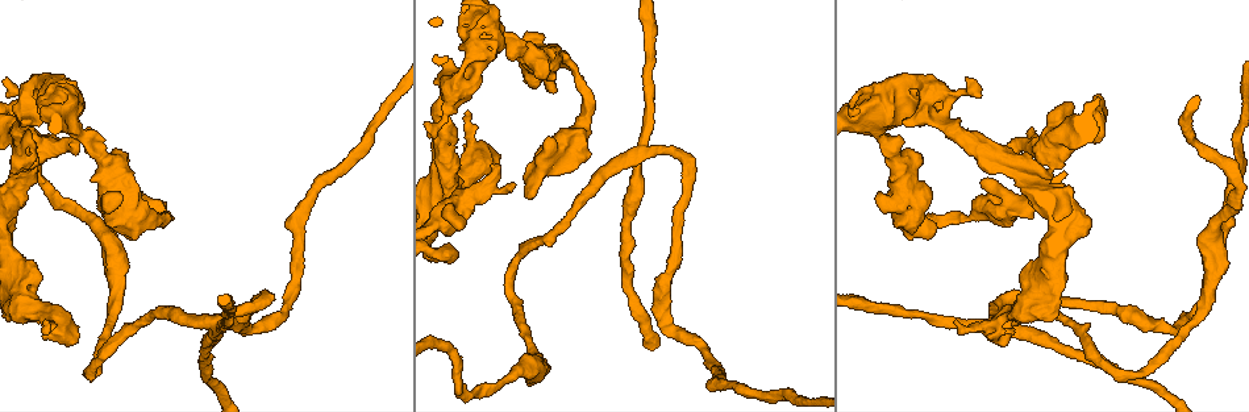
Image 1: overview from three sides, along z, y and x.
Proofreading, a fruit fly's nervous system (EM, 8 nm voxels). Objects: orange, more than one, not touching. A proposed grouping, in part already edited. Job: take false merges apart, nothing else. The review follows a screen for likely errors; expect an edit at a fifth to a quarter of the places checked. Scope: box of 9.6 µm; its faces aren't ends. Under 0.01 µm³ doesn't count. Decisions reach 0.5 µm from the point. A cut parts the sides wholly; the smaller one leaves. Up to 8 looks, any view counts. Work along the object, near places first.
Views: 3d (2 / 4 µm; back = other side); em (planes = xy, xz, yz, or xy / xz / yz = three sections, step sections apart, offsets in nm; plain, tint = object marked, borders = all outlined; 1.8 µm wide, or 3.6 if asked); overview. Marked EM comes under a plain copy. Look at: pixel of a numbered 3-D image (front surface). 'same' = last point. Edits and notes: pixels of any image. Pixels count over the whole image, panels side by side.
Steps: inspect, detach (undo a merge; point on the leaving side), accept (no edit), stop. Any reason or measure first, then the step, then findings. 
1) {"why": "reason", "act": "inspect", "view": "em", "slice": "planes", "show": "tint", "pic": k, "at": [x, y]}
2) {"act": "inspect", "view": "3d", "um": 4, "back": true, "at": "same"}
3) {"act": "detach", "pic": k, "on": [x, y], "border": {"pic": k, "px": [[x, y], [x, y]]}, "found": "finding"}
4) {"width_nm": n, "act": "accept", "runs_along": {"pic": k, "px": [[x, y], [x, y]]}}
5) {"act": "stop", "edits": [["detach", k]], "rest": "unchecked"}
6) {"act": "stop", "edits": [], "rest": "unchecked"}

{"why": "arms part here", "act": "inspect", "view": "em", "slice": "planes", "show": "tint", "pic": 1, "at": [1049, 162]}

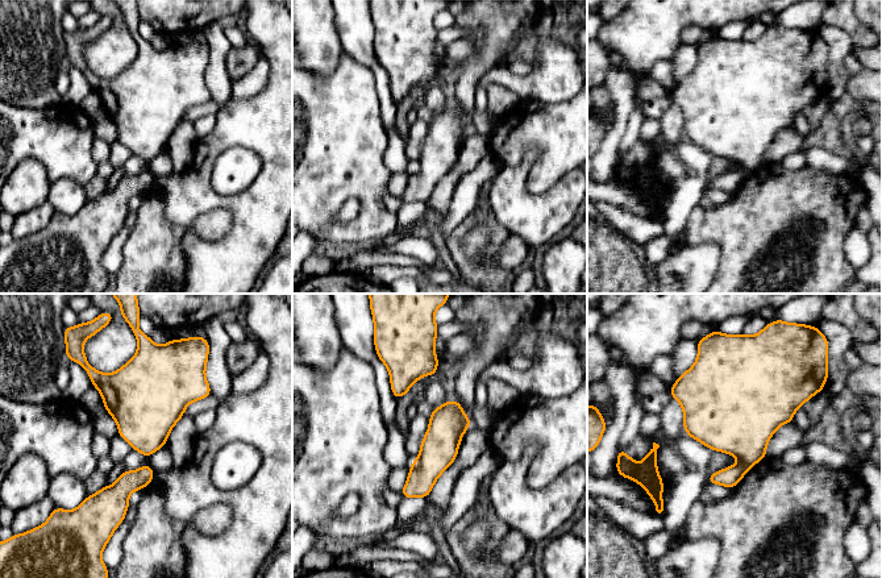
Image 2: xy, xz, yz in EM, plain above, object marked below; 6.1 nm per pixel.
{"width_nm": 240, "act": "detach", "pic": 2, "on": [741, 423], "border": {"pic": 2, "px": [[741, 461], [751, 466]]}, "found": "a second neuron is stuck on"}

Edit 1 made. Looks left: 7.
{"why": "see it whole again", "act": "inspect", "view": "overview"}

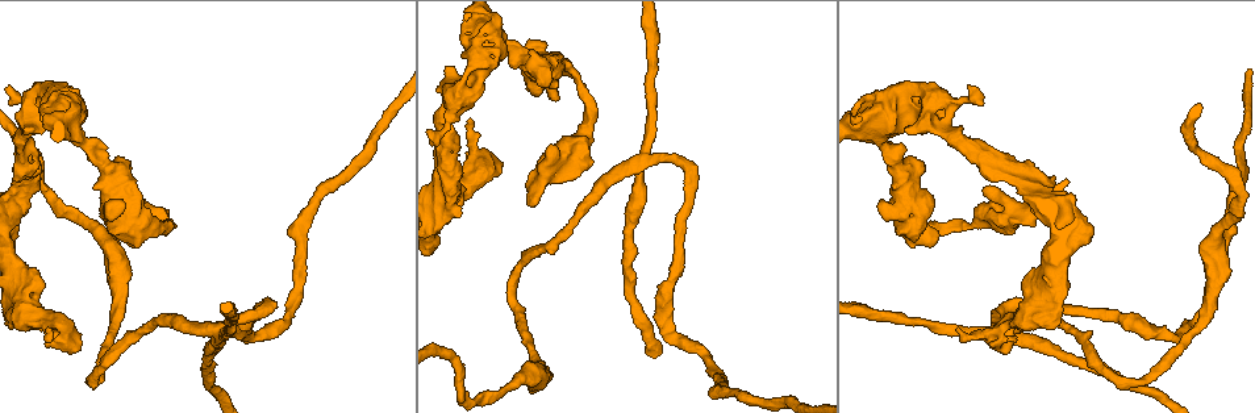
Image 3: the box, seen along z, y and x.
{"why": "abrupt turn", "act": "inspect", "view": "3d", "um": 2, "pic": 3, "at": [988, 217]}

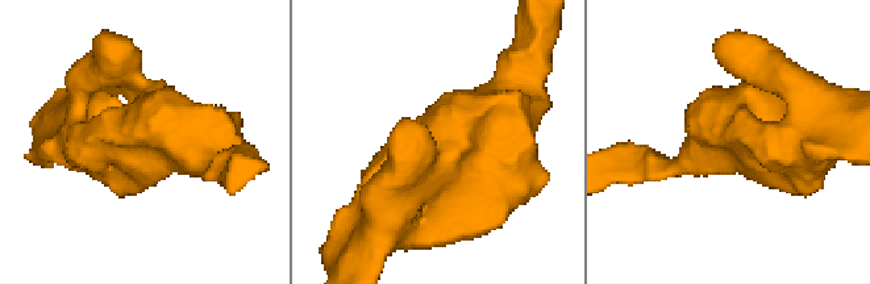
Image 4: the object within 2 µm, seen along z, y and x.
{"act": "inspect", "view": "em", "um": 3.6, "slice": "xy", "step": 4, "show": "tint", "pic": 4, "at": [458, 146]}

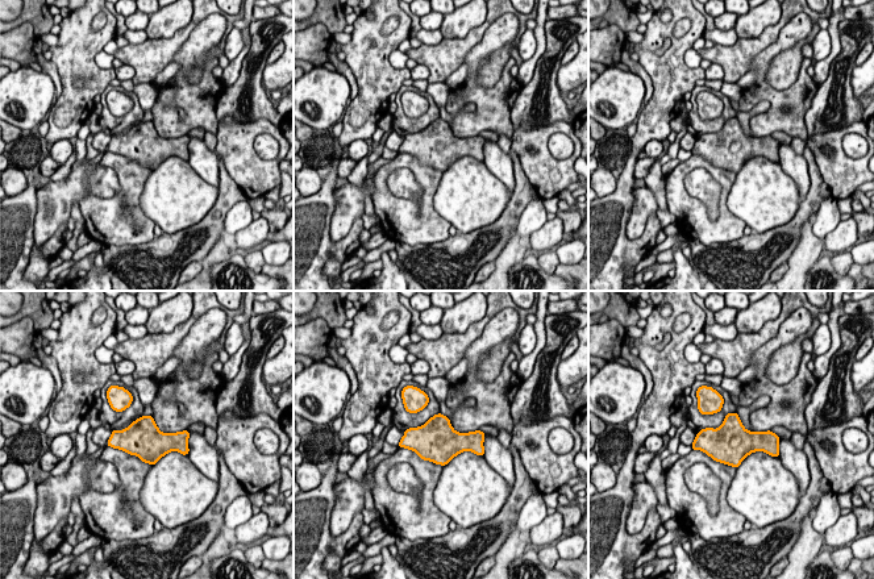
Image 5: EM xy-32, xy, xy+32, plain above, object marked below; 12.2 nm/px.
{"act": "inspect", "view": "em", "um": 3.6, "slice": "planes", "show": "tint", "at": "same"}

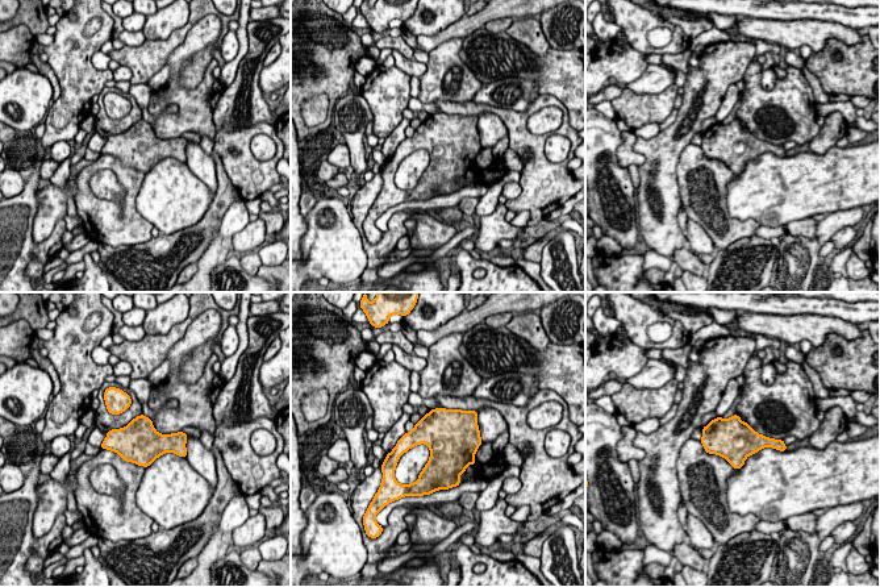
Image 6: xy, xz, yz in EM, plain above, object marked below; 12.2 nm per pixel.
{"act": "accept", "found": "all the same neuron"}

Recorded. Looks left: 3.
{"why": "three-way junction", "act": "inspect", "view": "3d", "um": 4, "pic": 3, "at": [951, 116]}

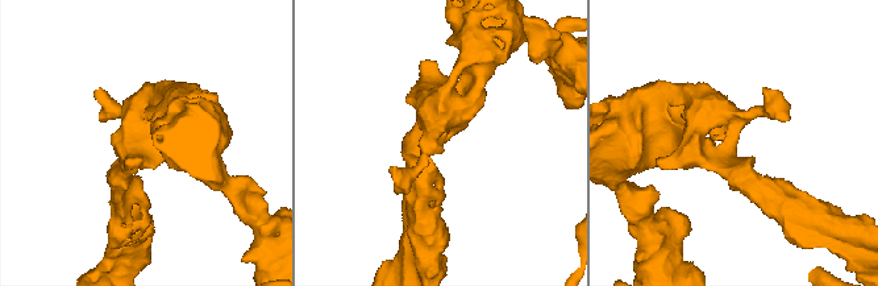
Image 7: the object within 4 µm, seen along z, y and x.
{"arms": 3, "arm_widths_nm": [220, 260, 280], "why": "need the tissue", "act": "inspect", "view": "em", "slice": "planes", "show": "tint", "pic": 7, "at": [729, 138]}

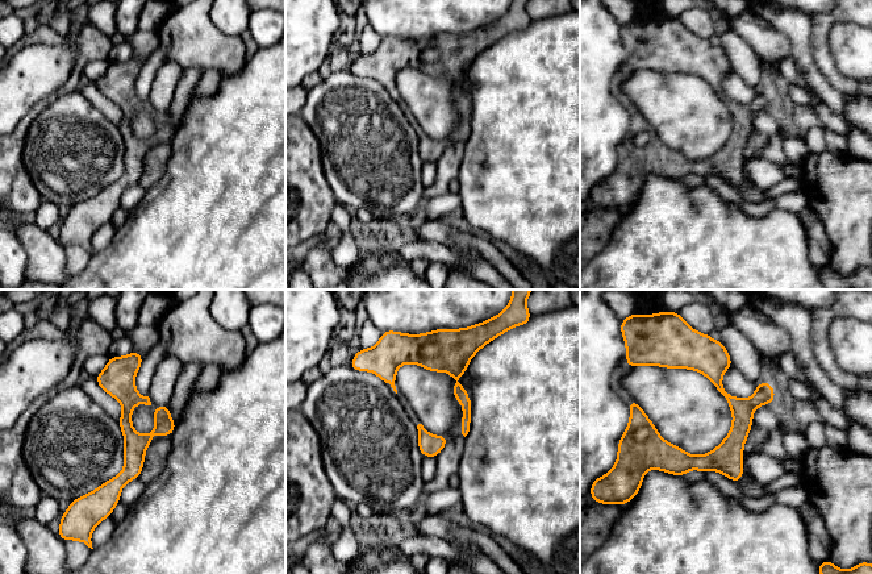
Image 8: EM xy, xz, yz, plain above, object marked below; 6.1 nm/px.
{"act": "accept", "runs_along": {"pic": 8, "px": [[132, 358], [132, 469], [108, 510]]}, "found": "continuous, no second neuron"}

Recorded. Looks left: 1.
{"act": "stop", "edits": [["detach", 2]], "rest": "unchecked"}

